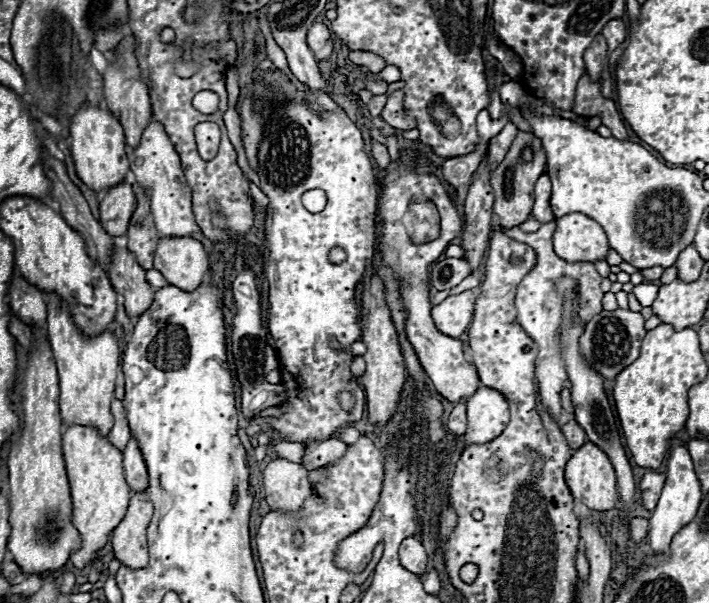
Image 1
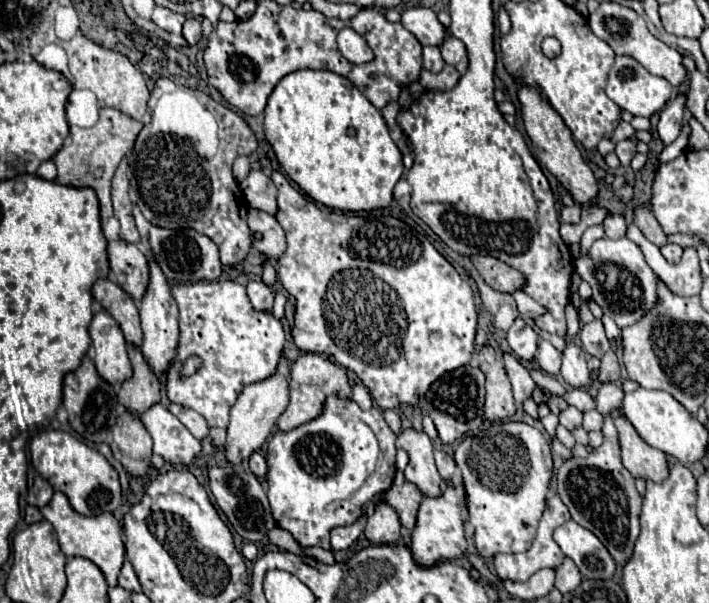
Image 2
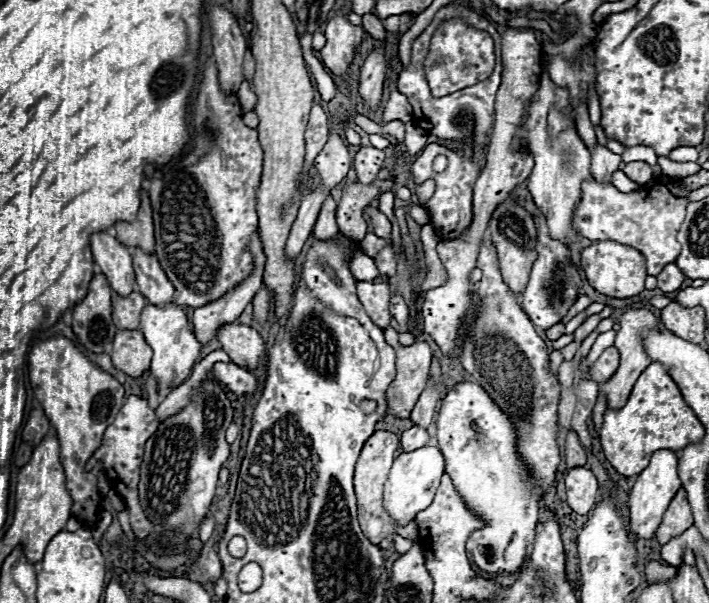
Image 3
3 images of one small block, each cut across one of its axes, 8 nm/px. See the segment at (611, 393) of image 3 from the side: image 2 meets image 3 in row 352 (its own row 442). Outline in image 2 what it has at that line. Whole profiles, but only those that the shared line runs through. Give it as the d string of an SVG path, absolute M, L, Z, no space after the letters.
M620 414L616 420L616 430L620 436L622 448L622 462L632 472L632 476L640 476L644 480L662 482L668 476L668 462L666 454L658 448L646 444L636 428Z

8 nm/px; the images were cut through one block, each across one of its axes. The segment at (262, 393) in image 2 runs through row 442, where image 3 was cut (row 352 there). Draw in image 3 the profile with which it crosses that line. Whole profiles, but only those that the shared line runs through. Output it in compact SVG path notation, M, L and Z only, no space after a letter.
M222 324L216 330L216 338L222 344L222 350L230 356L230 360L238 366L254 370L262 364L264 358L264 342L262 336L244 324Z

